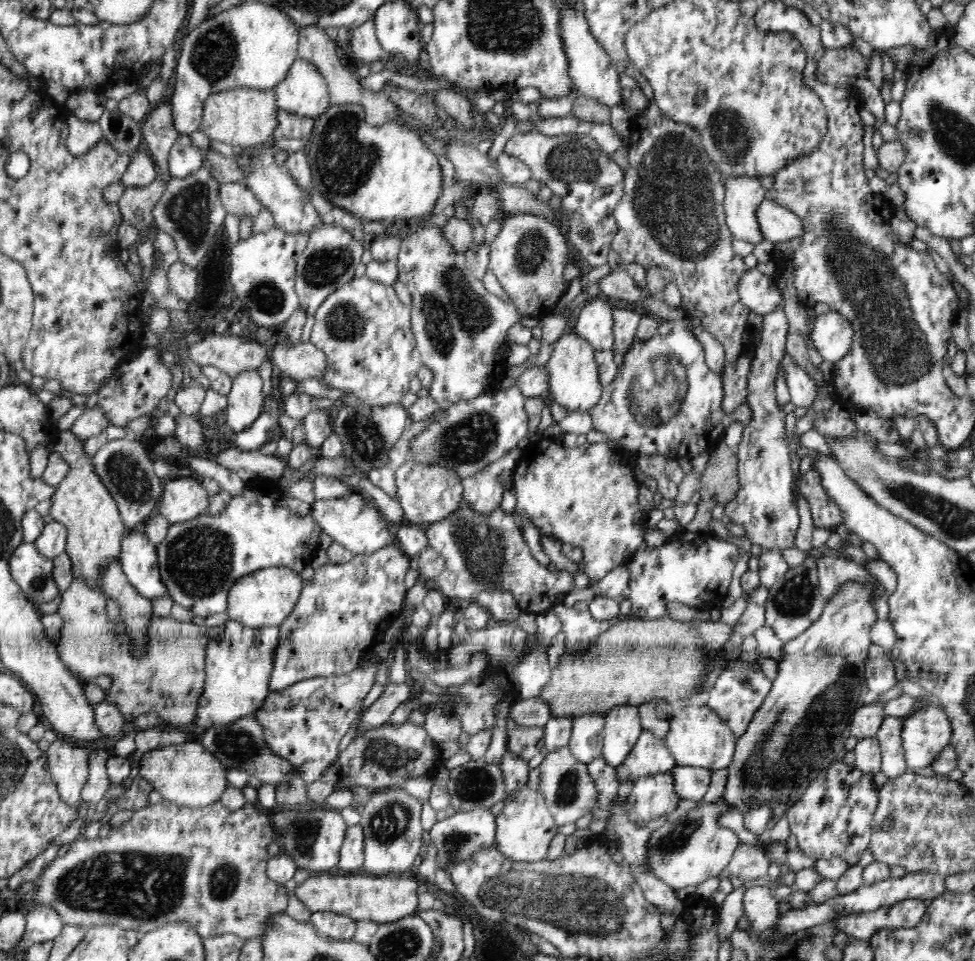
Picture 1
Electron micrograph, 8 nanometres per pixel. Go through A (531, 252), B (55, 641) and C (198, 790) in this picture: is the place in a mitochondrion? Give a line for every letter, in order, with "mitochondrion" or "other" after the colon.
A: mitochondrion
B: other
C: other

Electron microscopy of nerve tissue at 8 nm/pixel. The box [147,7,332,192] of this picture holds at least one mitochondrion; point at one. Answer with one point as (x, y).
(214, 54)

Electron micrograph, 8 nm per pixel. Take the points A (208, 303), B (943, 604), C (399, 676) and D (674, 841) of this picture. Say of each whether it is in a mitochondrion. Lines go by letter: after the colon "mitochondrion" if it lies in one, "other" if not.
A: other
B: other
C: other
D: mitochondrion

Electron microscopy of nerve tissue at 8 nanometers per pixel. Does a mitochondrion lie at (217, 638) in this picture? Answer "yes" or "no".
no

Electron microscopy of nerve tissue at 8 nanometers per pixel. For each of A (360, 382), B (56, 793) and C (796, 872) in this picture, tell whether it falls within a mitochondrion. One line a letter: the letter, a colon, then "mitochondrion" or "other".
A: other
B: other
C: other

